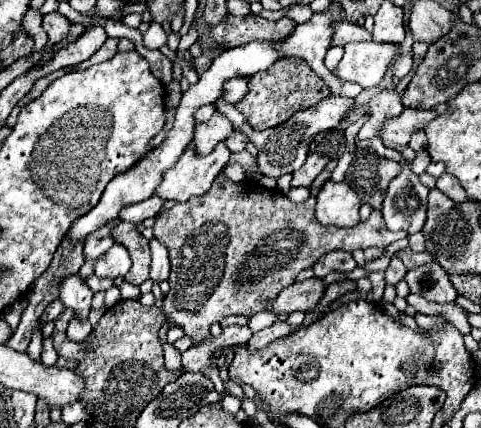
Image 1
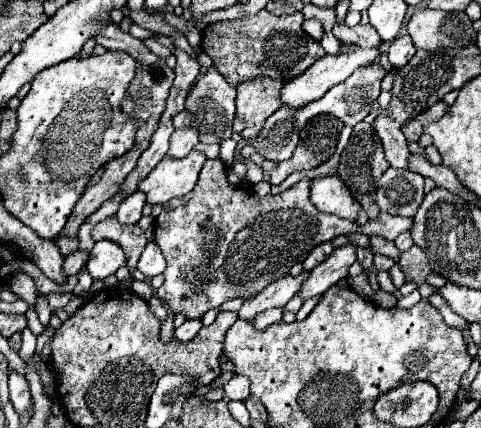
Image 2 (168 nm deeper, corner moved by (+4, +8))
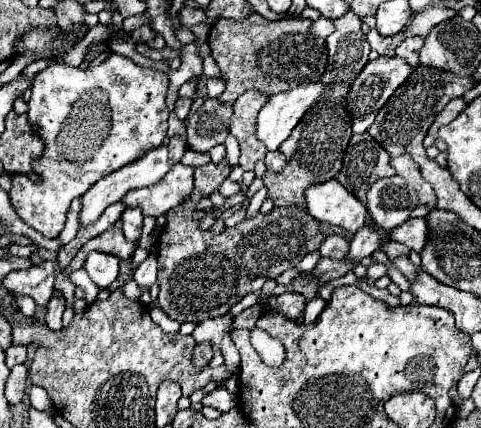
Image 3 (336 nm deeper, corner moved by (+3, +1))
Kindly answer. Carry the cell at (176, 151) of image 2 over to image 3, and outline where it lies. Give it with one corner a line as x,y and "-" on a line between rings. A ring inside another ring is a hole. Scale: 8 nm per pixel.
160,145
160,147
152,149
152,151
148,151
142,159
138,159
138,161
134,161
134,163
128,163
126,167
122,167
122,169
118,169
118,171
106,175
106,177
102,177
100,181
96,181
96,183
90,187
90,191
86,191
86,193
82,195
80,227
88,225
88,223
94,223
110,203
120,201
128,191
138,189
138,187
154,185
154,183
160,181
170,169
172,169
172,163
168,161
168,147
166,147
166,145

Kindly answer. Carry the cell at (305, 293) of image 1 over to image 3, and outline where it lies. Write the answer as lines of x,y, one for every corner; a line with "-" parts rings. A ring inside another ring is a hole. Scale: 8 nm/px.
362,227
354,239
350,241
350,251
346,255
346,261
358,265
364,257
372,255
378,249
378,243
382,239
382,235
386,235
388,231
384,231
382,227

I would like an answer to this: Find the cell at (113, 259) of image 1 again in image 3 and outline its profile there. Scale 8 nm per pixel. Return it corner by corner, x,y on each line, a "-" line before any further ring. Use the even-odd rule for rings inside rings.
92,251
84,263
84,269
88,271
90,279
100,287
110,287
110,283
116,281
118,271
120,271
120,259
116,255
108,253
98,253

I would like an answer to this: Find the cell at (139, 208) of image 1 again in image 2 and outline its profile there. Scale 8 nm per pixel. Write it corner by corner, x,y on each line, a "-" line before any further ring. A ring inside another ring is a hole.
135,192
129,198
125,198
117,210
117,220
121,224
137,224
141,218
141,210
145,206
145,194
143,192

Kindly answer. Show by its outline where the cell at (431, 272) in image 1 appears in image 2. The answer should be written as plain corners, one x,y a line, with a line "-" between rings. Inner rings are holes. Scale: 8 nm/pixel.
413,246
411,250
399,256
399,268
403,270
407,282
415,282
415,284
423,284
427,274
431,272
431,266
427,264
427,256
419,246

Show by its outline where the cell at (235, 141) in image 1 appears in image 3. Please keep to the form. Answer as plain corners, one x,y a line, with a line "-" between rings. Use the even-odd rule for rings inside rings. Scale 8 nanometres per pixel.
200,95
194,99
190,113
186,117
188,145
194,151
210,151
228,137
232,117
232,105

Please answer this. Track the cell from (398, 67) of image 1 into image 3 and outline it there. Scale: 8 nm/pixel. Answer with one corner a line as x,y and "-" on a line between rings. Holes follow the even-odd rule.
408,37
396,47
396,57
404,59
410,67
418,65
418,51
422,49
424,37

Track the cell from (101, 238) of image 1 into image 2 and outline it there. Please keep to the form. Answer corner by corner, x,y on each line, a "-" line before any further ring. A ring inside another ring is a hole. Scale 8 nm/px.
73,252
71,256
67,256
65,258
65,262
63,262
63,268
65,268
65,276
73,276
73,274
77,274
79,270
81,270
81,266
87,262
87,258
89,258
89,254
85,254
85,252

